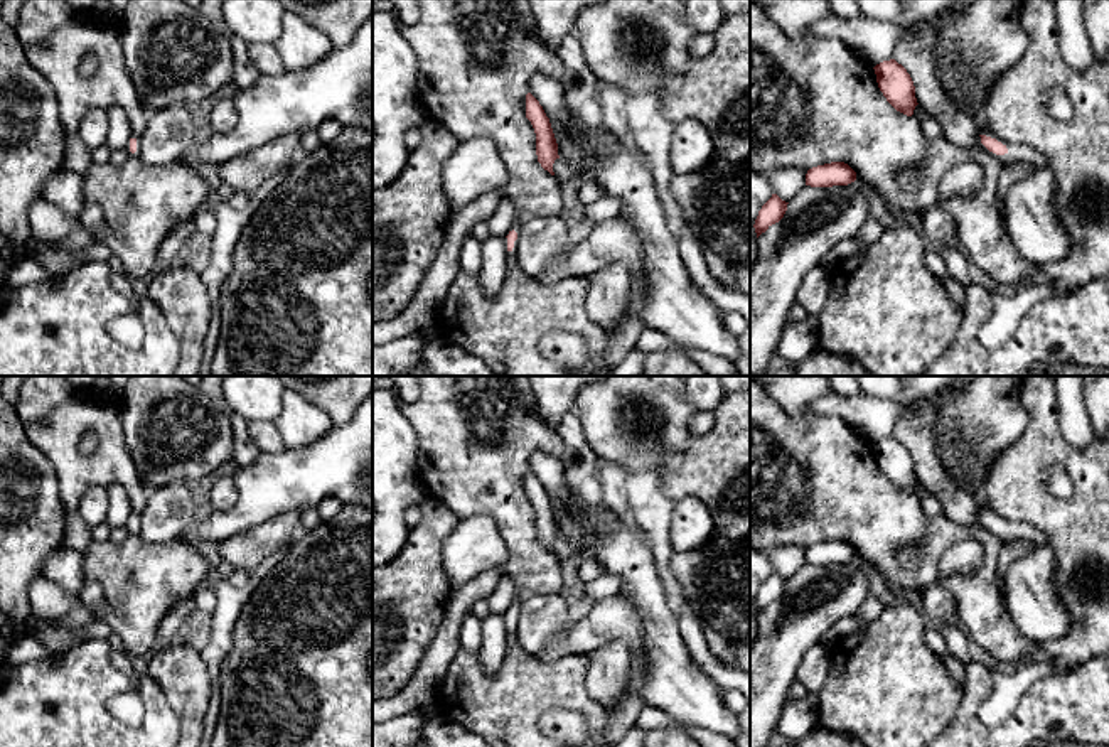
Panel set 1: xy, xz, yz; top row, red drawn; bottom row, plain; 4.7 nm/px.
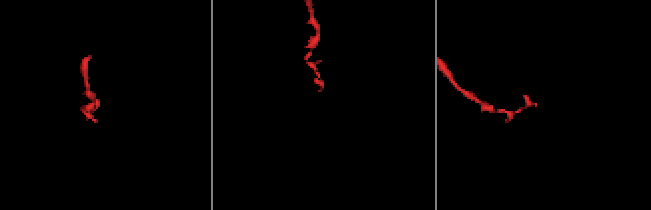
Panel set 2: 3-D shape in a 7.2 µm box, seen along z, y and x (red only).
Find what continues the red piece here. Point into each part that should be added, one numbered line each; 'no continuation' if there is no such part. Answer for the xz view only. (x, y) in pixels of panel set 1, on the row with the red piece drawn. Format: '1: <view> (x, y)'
1: xz (511, 255)

